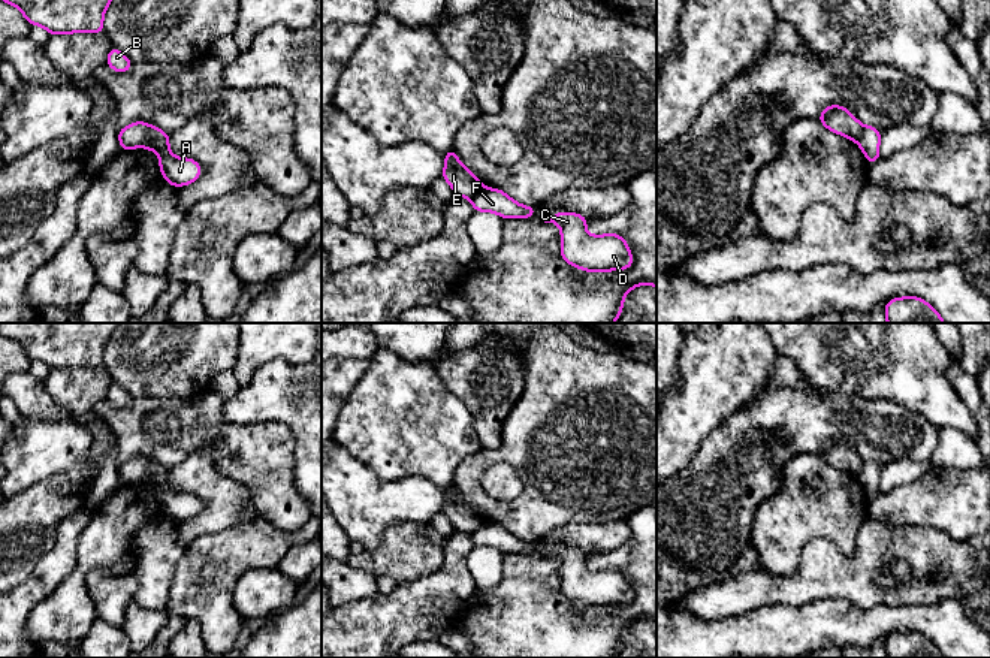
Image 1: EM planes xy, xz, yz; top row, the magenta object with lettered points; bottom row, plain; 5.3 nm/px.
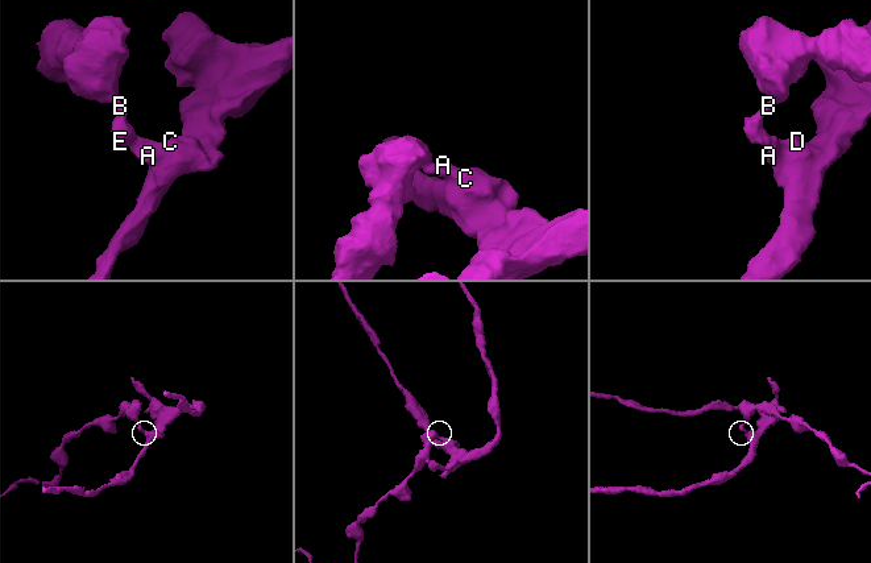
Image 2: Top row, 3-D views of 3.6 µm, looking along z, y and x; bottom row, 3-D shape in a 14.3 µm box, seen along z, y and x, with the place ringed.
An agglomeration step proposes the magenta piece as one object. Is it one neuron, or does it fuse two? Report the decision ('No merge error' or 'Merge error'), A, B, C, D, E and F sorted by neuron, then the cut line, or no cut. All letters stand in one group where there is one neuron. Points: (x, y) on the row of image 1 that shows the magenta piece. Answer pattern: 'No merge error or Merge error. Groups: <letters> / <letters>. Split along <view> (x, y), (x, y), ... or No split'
Merge error. Groups: A C D F / B E. Split along xy (150, 126), (139, 145)

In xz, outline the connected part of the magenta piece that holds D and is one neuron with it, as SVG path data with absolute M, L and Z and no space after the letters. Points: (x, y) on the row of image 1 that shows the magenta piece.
M556 212L544 223L561 229L561 257L580 271L622 271L633 265L633 254L625 239L616 233L589 235L588 218L574 212Z

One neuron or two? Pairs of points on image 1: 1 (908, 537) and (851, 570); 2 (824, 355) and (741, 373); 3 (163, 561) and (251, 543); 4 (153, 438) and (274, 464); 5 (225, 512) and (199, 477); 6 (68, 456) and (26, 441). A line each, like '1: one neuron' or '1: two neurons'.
1: one neuron
2: two neurons
3: two neurons
4: one neuron
5: one neuron
6: one neuron

